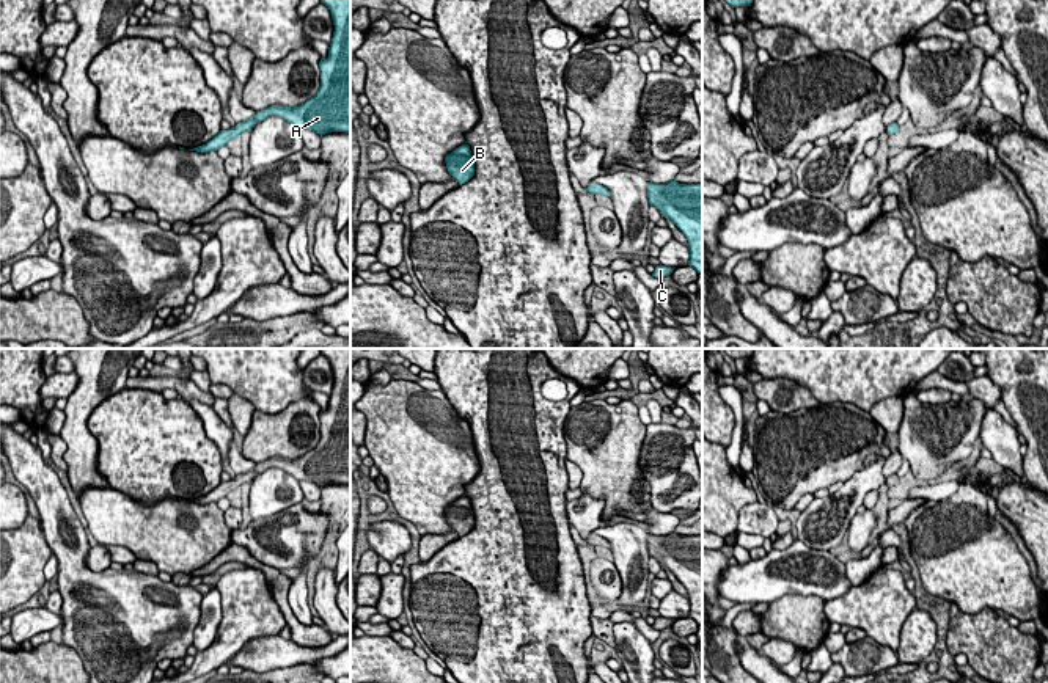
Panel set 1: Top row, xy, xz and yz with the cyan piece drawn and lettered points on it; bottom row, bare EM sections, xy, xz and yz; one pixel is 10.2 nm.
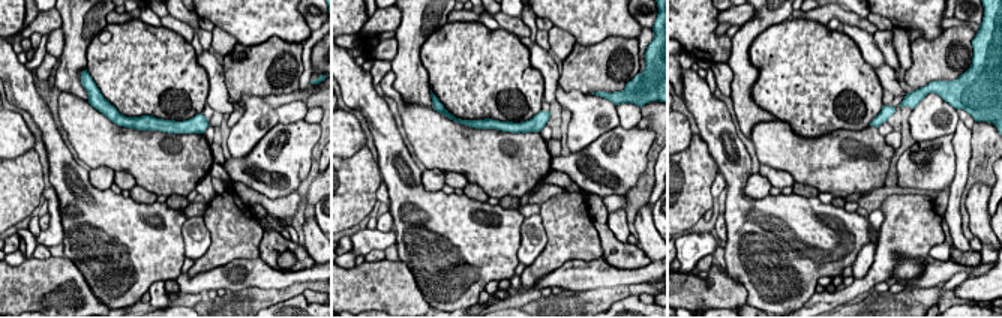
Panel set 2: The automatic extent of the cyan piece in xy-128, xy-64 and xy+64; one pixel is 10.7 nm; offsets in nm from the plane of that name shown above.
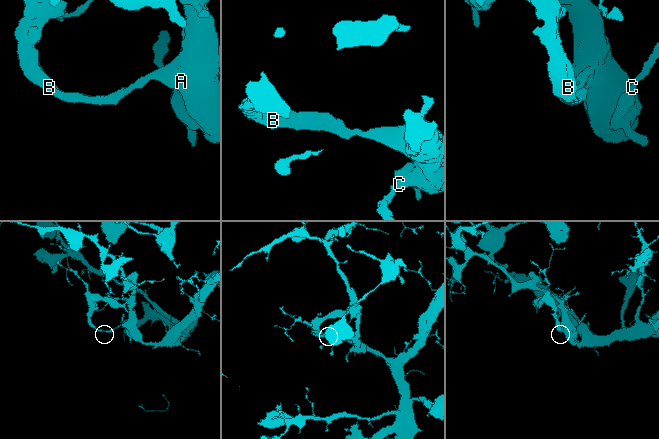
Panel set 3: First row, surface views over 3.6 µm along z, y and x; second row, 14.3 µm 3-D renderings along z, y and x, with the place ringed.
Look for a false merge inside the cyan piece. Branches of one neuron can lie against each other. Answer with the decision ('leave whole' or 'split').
leave whole

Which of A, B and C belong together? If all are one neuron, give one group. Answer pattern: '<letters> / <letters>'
A B C

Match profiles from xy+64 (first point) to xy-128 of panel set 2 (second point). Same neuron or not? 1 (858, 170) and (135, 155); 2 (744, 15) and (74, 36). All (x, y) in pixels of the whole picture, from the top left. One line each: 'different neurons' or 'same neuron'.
1: same neuron
2: different neurons

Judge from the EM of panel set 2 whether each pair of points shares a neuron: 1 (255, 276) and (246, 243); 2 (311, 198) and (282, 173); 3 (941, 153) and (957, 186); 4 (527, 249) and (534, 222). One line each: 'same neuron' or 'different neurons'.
1: different neurons
2: different neurons
3: different neurons
4: same neuron

